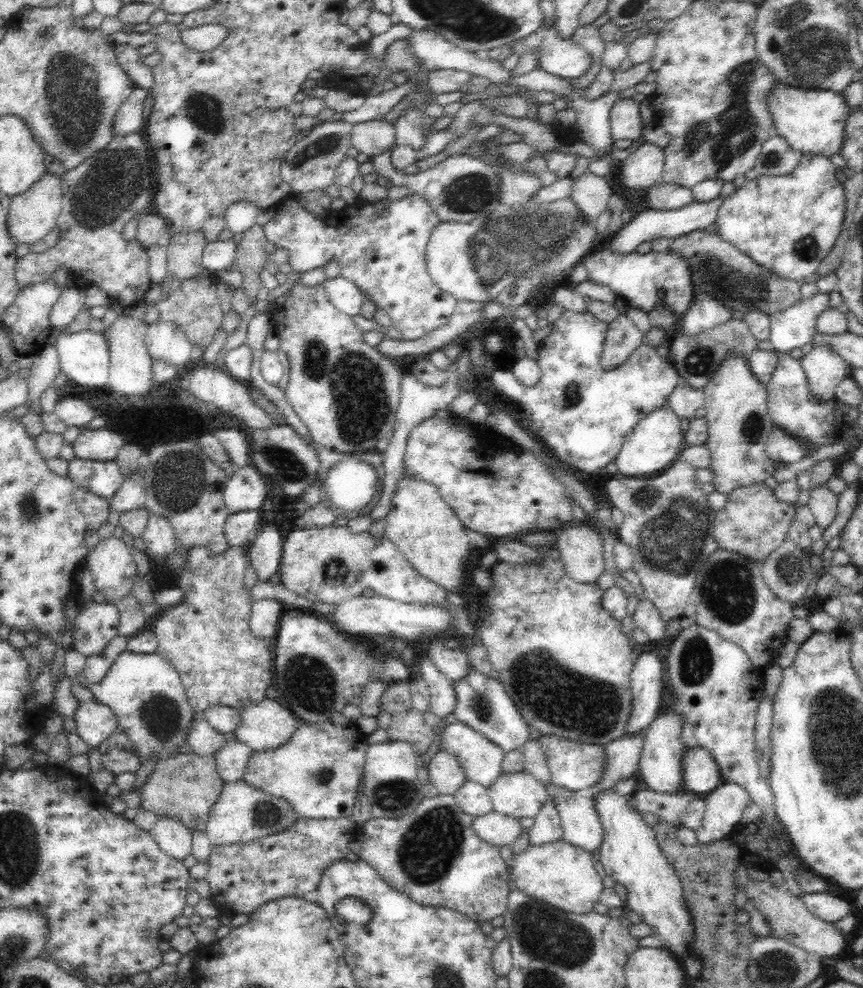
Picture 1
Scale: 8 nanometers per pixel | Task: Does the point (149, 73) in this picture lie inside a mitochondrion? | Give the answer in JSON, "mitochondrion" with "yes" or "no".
{"mitochondrion":"no"}

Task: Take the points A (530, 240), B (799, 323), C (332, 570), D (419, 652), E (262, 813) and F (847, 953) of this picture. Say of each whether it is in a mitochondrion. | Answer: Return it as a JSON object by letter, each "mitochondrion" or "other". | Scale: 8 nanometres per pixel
{"A":"mitochondrion","B":"other","C":"mitochondrion","D":"other","E":"mitochondrion","F":"other"}

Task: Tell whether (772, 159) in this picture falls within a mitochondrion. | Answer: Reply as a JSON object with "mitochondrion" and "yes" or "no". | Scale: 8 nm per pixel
{"mitochondrion":"yes"}

